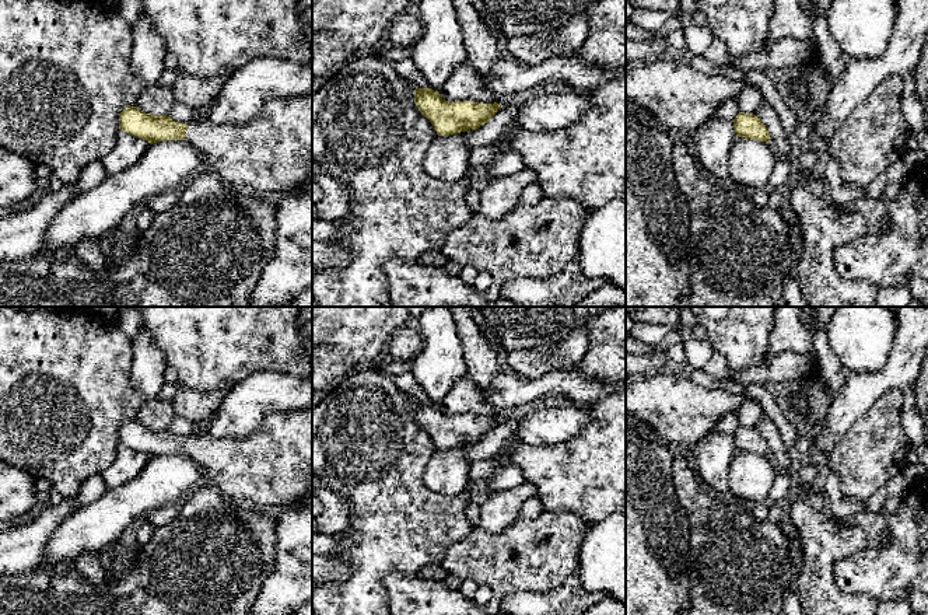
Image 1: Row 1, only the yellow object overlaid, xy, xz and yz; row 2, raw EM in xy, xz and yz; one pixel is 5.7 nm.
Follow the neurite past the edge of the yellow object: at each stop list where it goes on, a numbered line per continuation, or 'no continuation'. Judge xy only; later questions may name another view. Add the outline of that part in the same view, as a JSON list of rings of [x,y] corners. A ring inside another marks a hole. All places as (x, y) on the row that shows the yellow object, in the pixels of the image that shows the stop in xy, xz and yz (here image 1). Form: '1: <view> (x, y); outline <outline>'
1: xy (272, 156); outline [[[312,92],[269,99],[259,115],[245,125],[218,125],[200,115],[188,123],[185,140],[203,151],[223,182],[276,202],[300,192],[312,179]]]

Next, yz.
no continuation

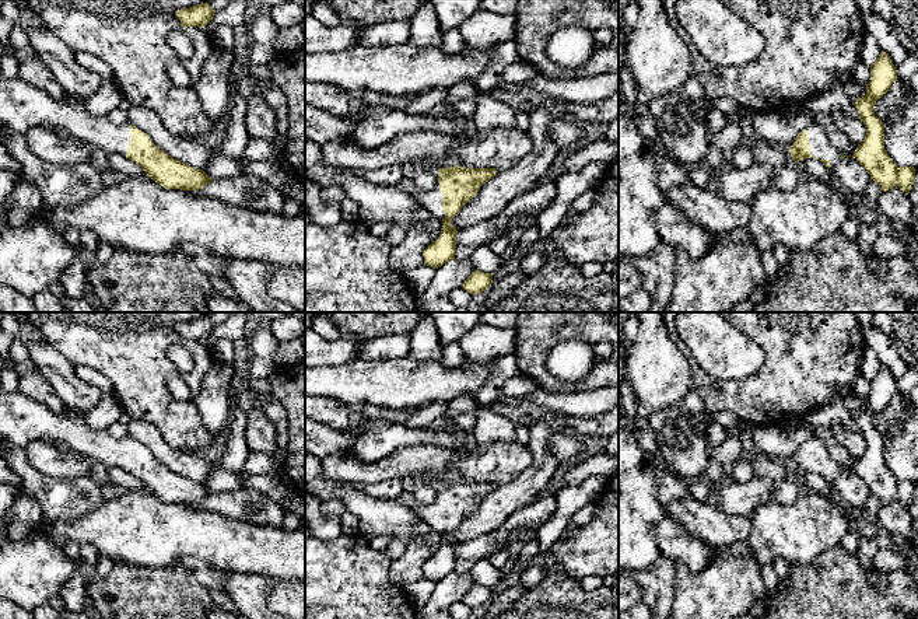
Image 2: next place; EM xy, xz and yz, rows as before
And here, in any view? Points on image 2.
1: yz (820, 146); outline [[[810,123],[803,130],[809,132],[809,146],[812,155],[819,157],[820,160],[828,160],[833,168],[841,160],[842,153],[830,143],[820,126]]]

